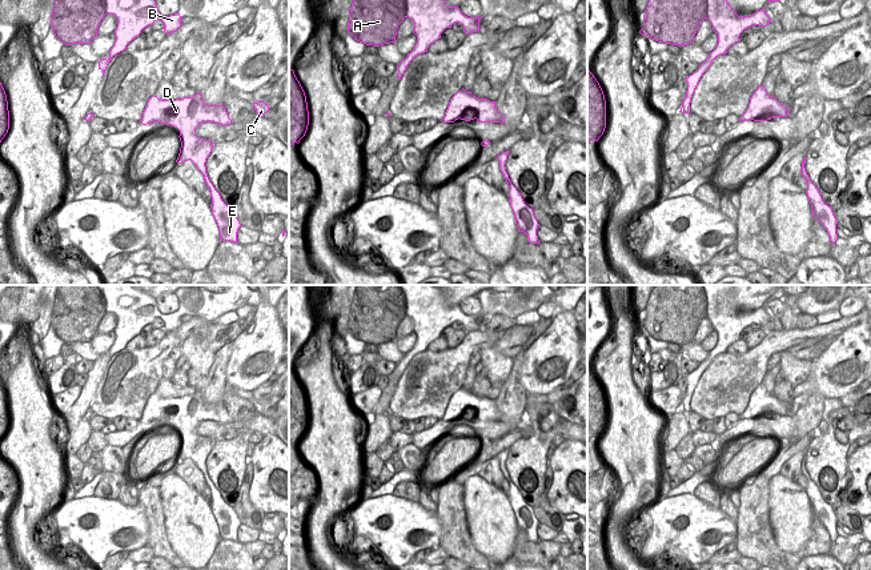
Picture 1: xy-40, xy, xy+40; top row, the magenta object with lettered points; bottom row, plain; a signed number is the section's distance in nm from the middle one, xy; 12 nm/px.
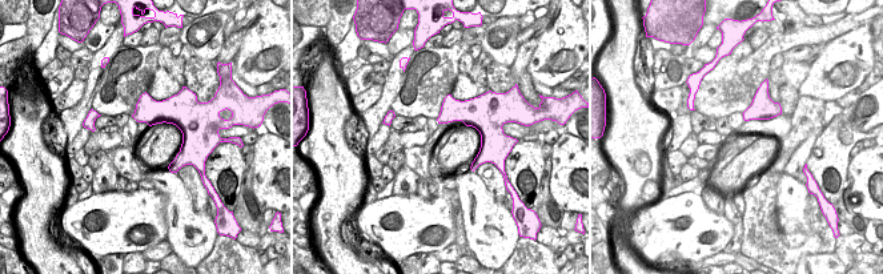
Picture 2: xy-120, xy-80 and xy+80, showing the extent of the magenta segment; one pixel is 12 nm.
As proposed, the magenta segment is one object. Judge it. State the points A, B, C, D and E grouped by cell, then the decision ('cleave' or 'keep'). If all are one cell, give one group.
A B / C D E; cleave

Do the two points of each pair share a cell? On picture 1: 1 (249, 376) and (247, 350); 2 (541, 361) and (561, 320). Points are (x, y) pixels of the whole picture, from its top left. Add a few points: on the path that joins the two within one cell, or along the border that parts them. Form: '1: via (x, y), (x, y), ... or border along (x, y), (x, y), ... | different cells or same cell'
1: via (249, 369), (249, 357) | same cell
2: via (552, 350), (561, 341), (561, 330) | same cell

